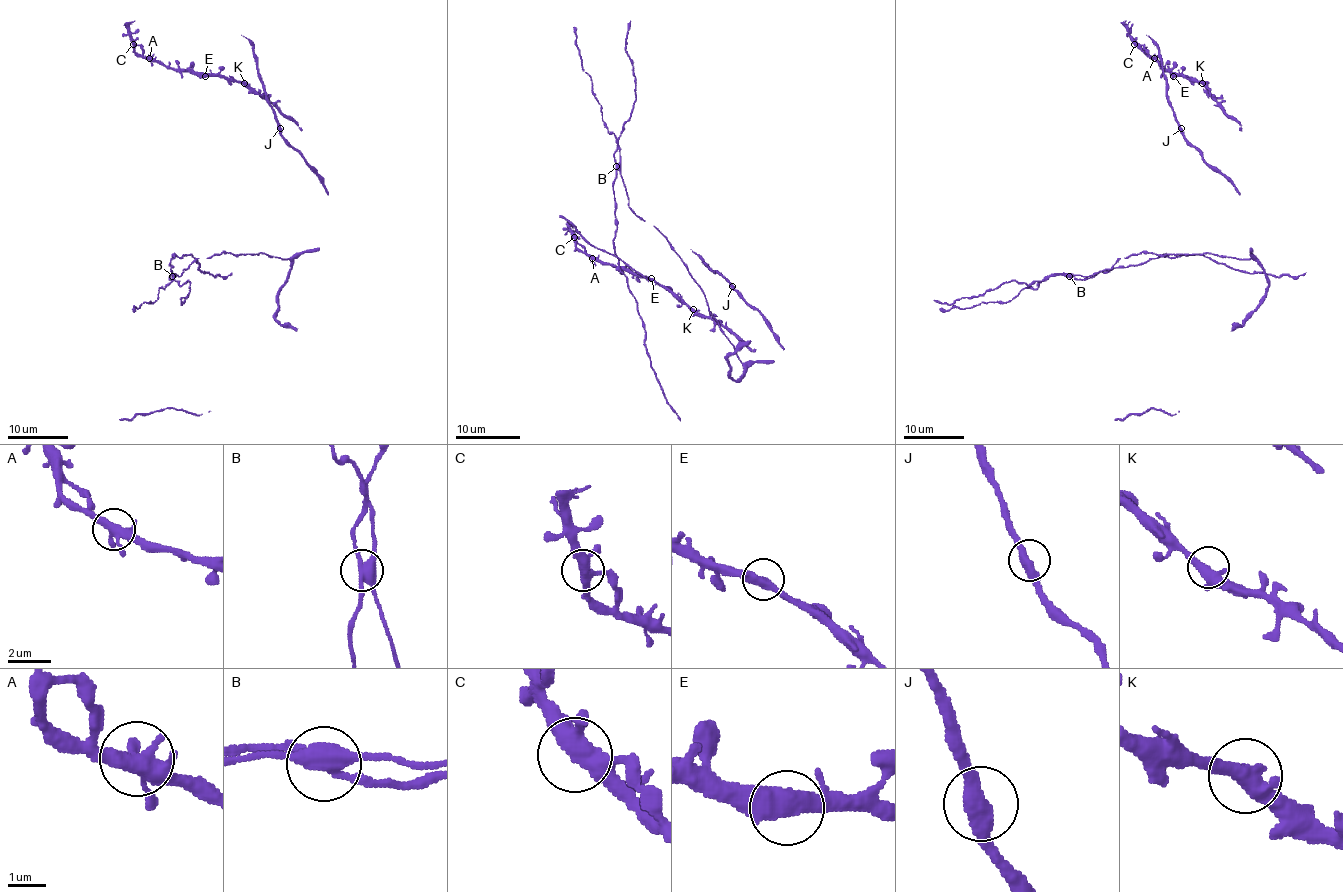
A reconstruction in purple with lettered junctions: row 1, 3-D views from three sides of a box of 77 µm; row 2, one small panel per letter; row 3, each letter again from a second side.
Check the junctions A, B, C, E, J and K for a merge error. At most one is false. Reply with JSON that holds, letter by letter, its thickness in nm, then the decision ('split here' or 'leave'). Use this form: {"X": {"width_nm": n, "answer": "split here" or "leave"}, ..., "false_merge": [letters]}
{"A": {"width_nm": 400, "answer": "leave"}, "B": {"width_nm": 400, "answer": "split here"}, "C": {"width_nm": 420, "answer": "leave"}, "E": {"width_nm": 480, "answer": "leave"}, "J": {"width_nm": 420, "answer": "leave"}, "K": {"width_nm": 360, "answer": "leave"}, "false_merge": ["B"]}

